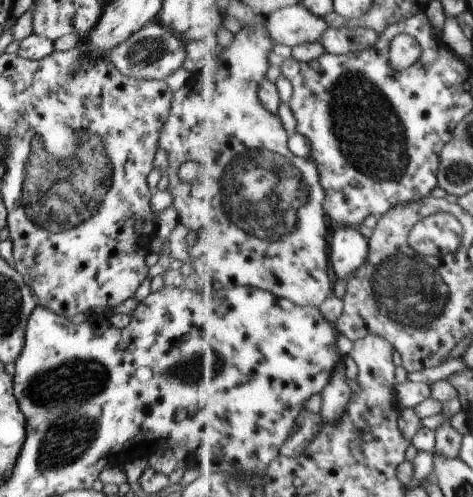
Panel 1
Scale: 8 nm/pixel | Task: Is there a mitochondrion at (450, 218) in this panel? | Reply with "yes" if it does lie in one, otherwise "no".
no

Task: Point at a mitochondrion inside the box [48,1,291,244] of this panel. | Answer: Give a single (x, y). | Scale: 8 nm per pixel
(144, 53)

